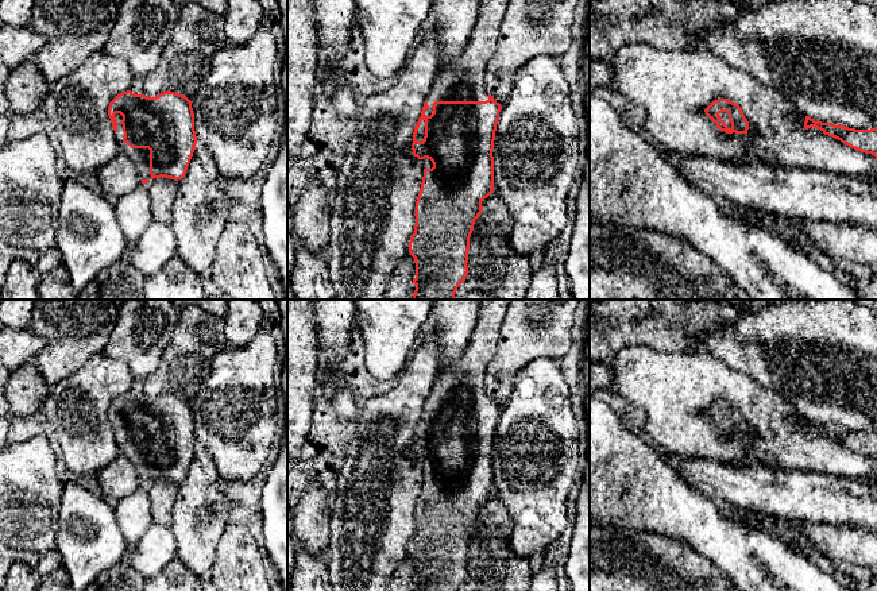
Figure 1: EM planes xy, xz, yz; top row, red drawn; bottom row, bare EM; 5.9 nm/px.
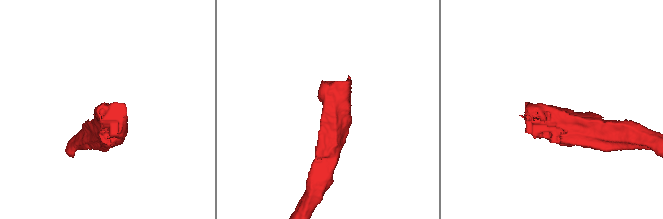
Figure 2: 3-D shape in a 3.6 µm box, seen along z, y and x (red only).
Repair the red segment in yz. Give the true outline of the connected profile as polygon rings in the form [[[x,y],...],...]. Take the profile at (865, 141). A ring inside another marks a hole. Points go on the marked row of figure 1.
[[[805,116],[804,128],[808,130],[811,127],[820,130],[824,135],[832,136],[857,151],[872,154],[877,159],[877,128],[855,130],[832,123],[815,121]]]

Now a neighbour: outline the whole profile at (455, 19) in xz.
[[[433,0],[430,13],[440,31],[440,70],[465,47],[478,20],[480,0]]]

